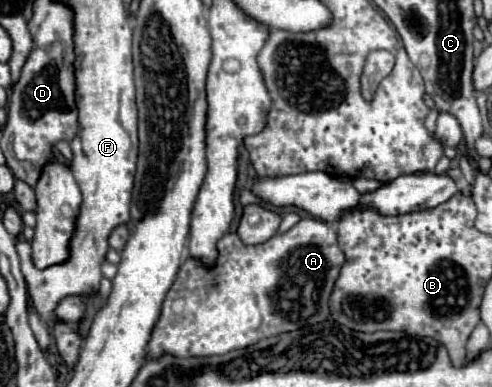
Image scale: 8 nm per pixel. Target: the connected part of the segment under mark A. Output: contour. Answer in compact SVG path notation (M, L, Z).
M305 218L285 234L275 234L273 238L257 246L245 246L243 242L239 242L239 236L235 232L229 232L217 242L217 250L219 256L209 268L197 258L187 258L181 264L177 280L163 300L159 320L153 326L147 358L157 360L163 354L173 354L179 358L219 356L231 350L249 348L263 338L293 332L327 320L329 296L345 262L345 256L337 244L337 234L329 228L329 224Z

